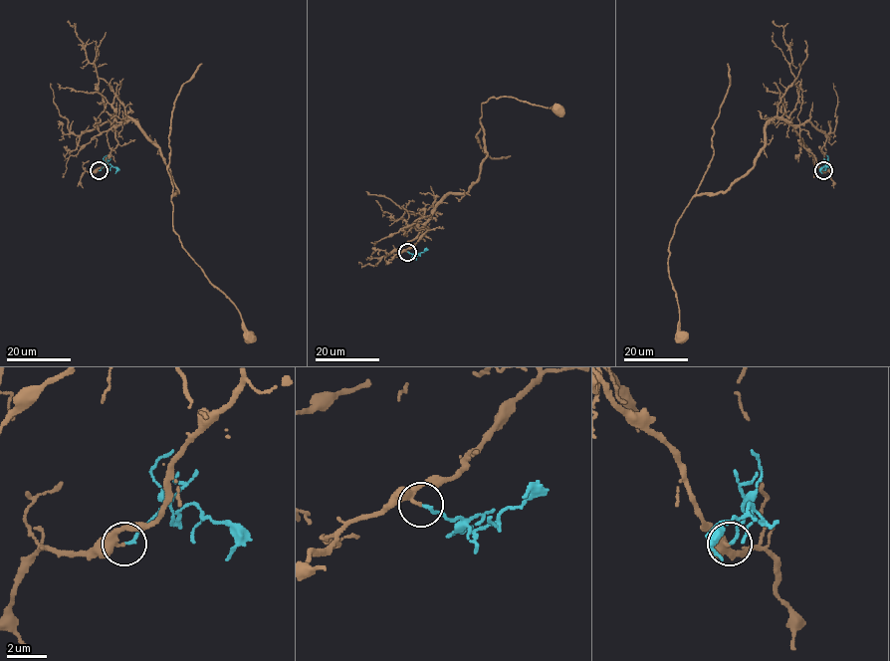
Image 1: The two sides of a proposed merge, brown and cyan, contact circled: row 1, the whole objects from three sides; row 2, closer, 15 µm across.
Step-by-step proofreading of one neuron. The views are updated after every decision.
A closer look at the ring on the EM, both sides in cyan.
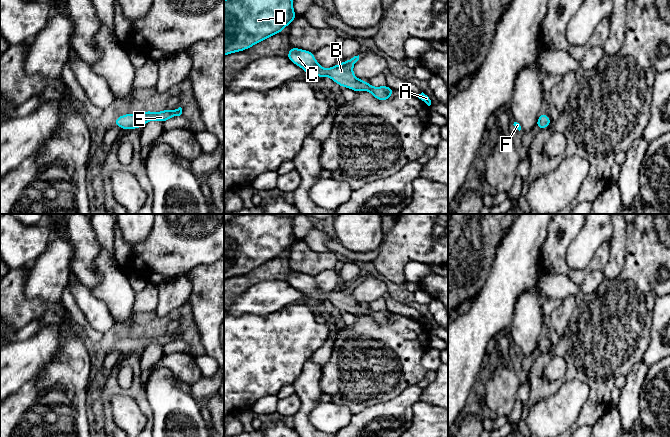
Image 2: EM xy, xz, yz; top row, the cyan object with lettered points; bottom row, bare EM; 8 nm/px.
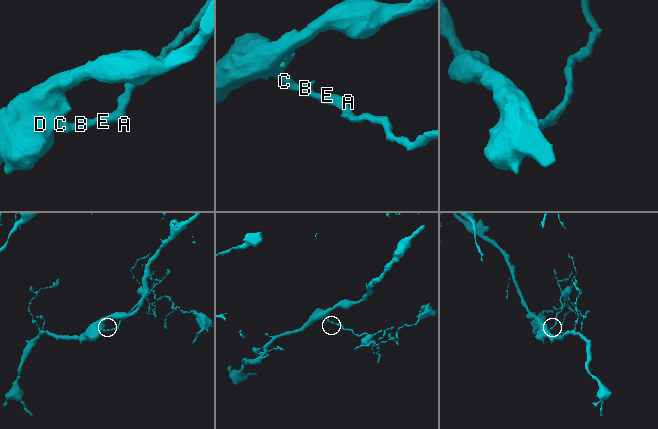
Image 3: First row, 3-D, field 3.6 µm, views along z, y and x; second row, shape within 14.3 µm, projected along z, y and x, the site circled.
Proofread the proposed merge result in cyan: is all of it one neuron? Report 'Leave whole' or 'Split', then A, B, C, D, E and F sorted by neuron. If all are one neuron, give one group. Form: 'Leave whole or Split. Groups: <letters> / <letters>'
Leave whole. Groups: A B C D E F

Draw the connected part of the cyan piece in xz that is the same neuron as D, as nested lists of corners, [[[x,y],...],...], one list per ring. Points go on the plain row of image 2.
[[[241,214],[224,224],[224,280],[244,275],[255,268],[283,255],[297,241],[293,233],[293,218],[275,214]]]

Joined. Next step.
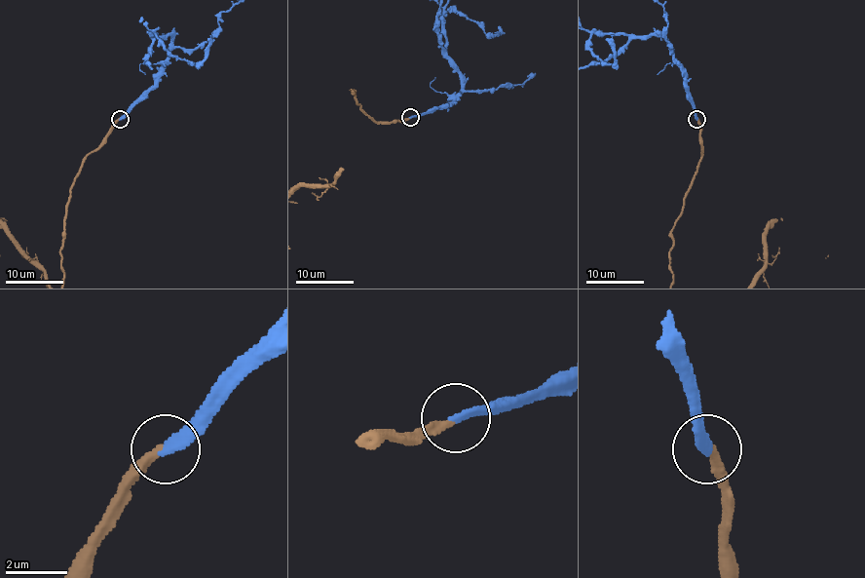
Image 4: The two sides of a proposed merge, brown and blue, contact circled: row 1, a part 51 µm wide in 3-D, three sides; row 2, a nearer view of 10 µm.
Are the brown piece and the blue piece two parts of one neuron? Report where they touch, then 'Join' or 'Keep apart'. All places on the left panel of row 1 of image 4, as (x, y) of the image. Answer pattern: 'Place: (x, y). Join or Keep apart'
Place: (120, 119). Join

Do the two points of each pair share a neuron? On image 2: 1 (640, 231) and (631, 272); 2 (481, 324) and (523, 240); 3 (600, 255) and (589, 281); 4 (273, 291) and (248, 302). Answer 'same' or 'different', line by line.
1: same
2: same
3: different
4: same

